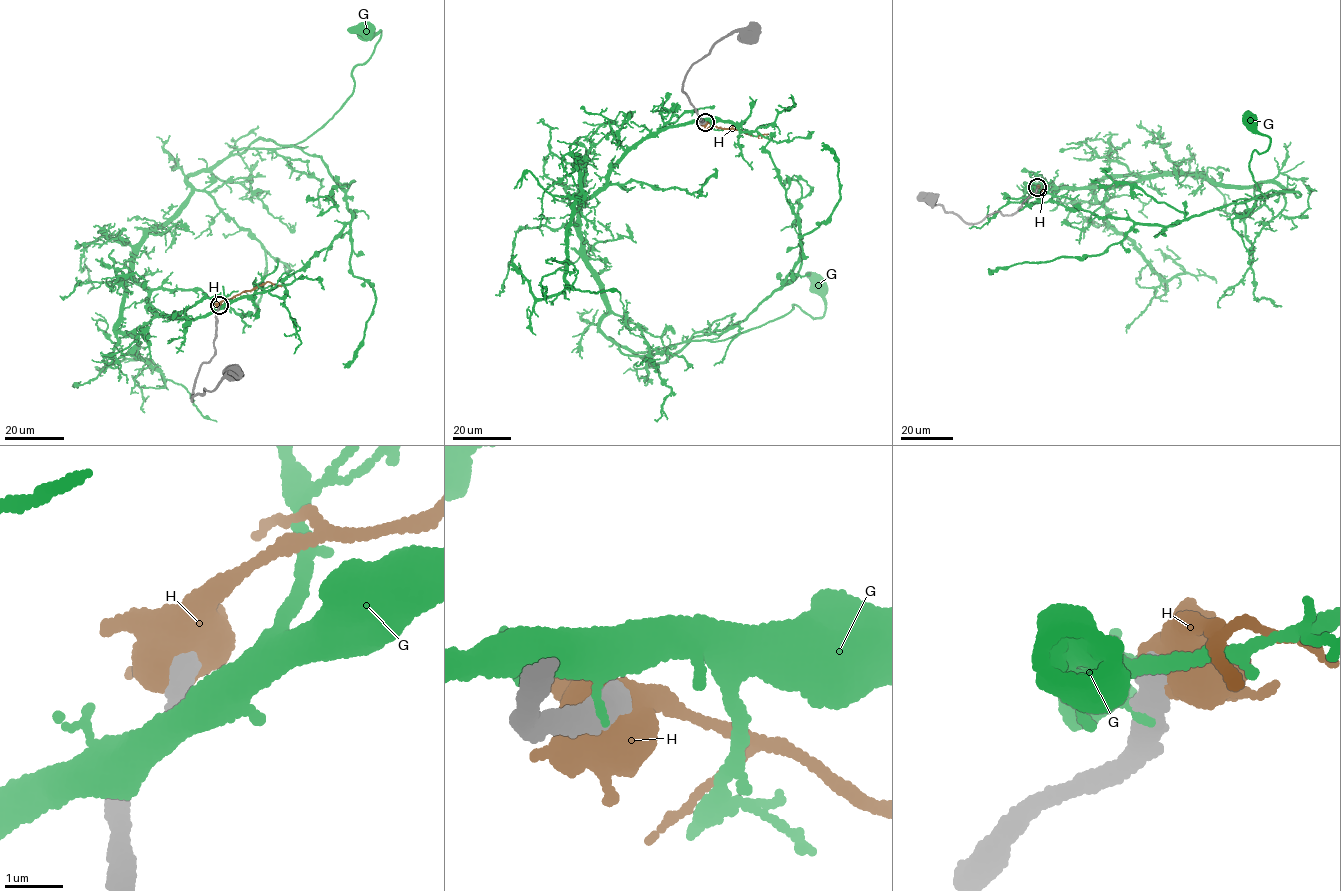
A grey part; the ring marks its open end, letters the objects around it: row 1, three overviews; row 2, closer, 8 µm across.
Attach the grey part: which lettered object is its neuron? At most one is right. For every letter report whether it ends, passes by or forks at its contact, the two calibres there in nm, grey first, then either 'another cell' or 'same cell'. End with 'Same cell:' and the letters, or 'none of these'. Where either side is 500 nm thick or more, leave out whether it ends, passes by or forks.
G: calibres 550 and 440 nm; another cell
H: calibres 440 and 750 nm; another cell
Same cell: none of these

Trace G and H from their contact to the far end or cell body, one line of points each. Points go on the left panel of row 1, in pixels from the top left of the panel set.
G: (218, 308), (158, 313), (132, 273), (142, 242), (188, 175), (296, 145), (339, 110), (380, 37), (363, 32)
H: (219, 306), (223, 300), (267, 281), (281, 286)

